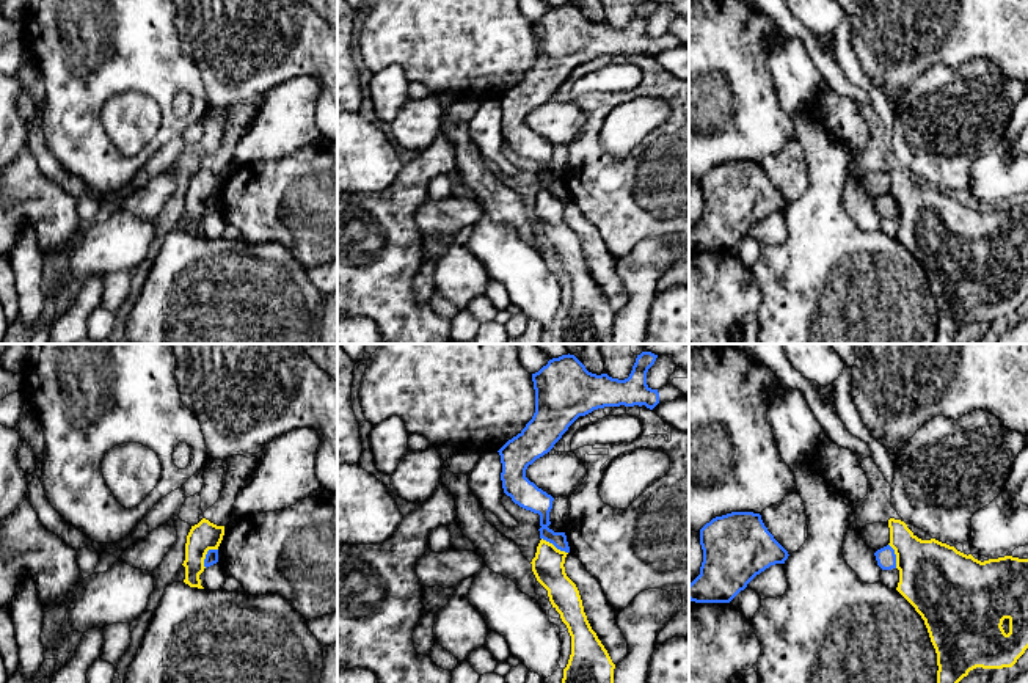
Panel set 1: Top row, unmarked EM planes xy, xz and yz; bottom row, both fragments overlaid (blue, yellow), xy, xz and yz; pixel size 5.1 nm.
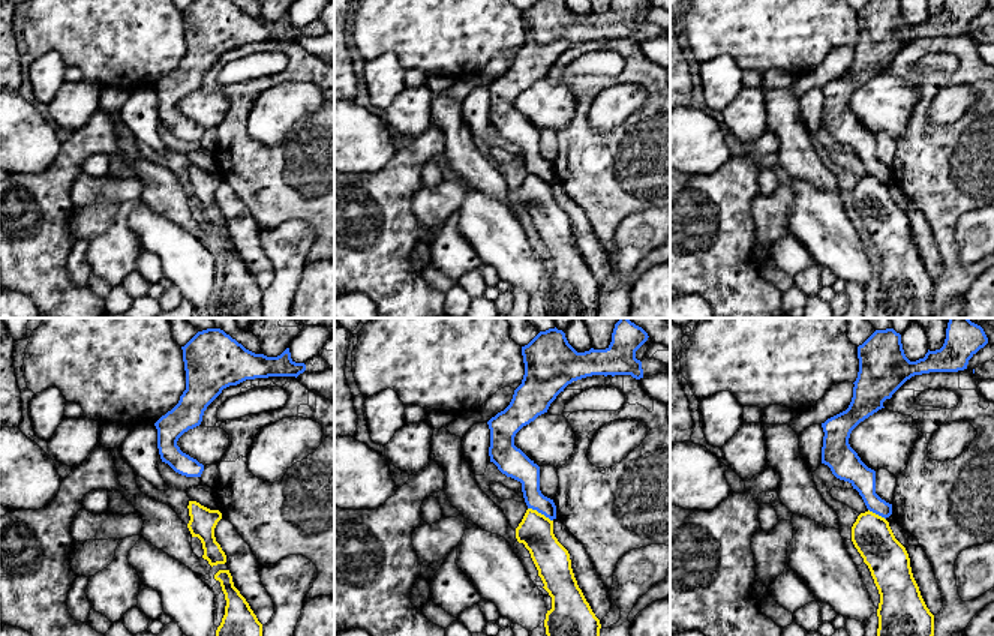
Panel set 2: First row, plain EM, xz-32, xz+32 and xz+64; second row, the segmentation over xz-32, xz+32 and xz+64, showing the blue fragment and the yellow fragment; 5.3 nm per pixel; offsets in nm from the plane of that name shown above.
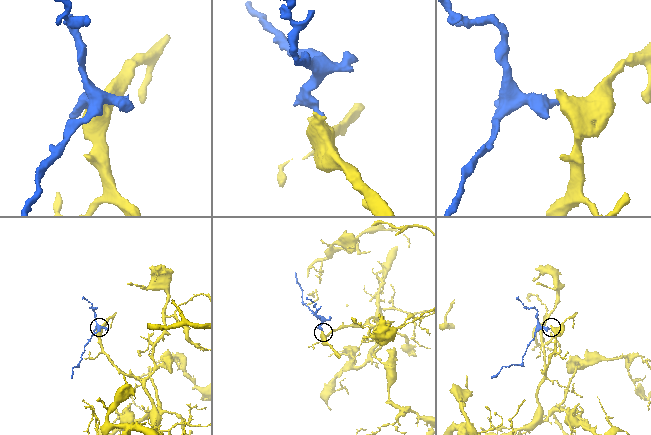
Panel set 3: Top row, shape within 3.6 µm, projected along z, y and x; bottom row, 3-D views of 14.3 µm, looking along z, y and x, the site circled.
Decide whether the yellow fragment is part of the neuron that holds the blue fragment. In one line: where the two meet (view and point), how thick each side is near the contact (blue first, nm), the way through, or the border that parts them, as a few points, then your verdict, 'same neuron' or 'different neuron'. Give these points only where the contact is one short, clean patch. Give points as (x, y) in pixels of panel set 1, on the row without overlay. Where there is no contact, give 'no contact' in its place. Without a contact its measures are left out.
meets blue in xy at (206, 203); 60 nm thick on the blue side, 150 nm on the other; border along xy (217, 197), (207, 200), (204, 215); different neuron

